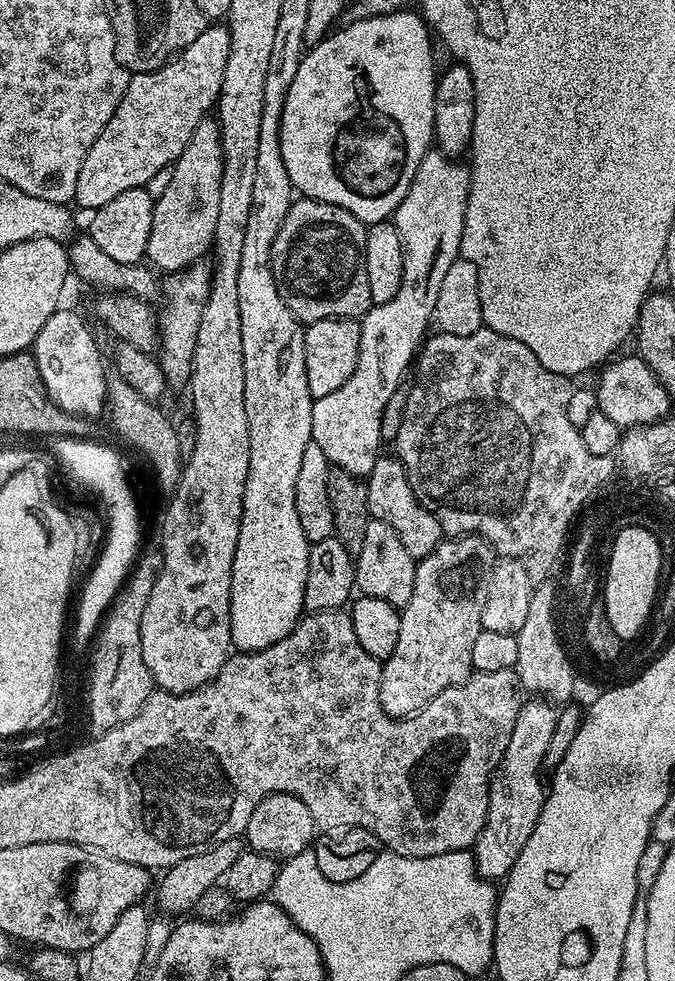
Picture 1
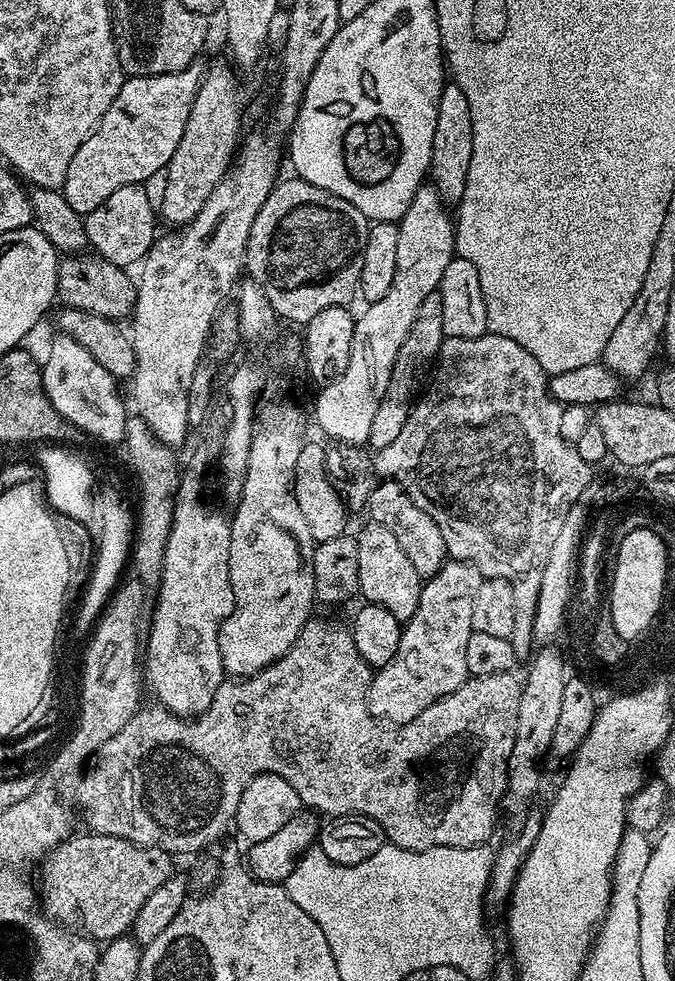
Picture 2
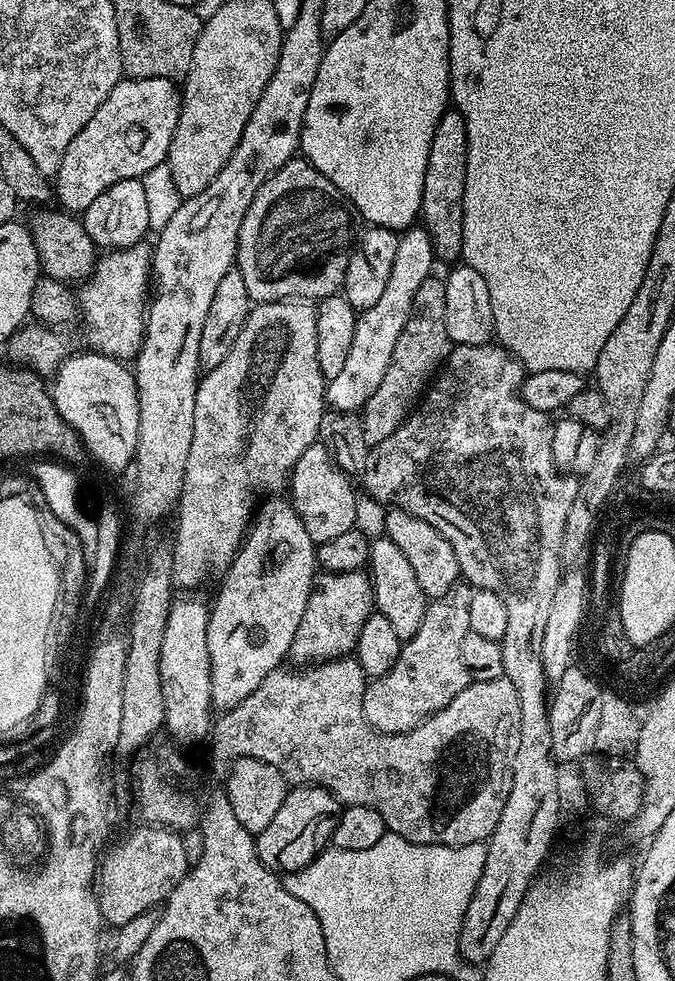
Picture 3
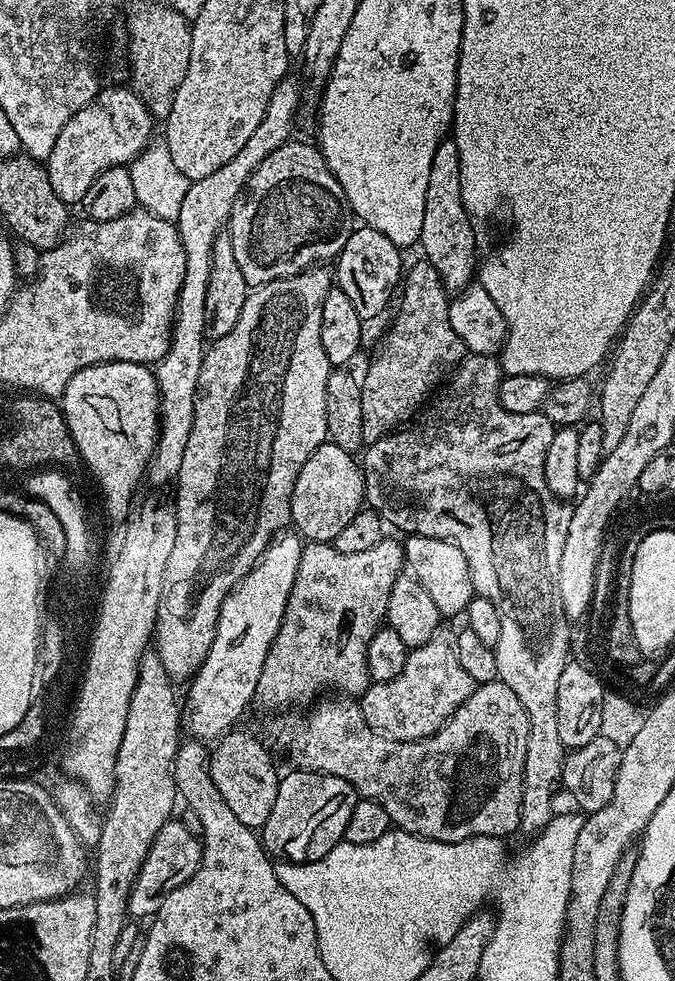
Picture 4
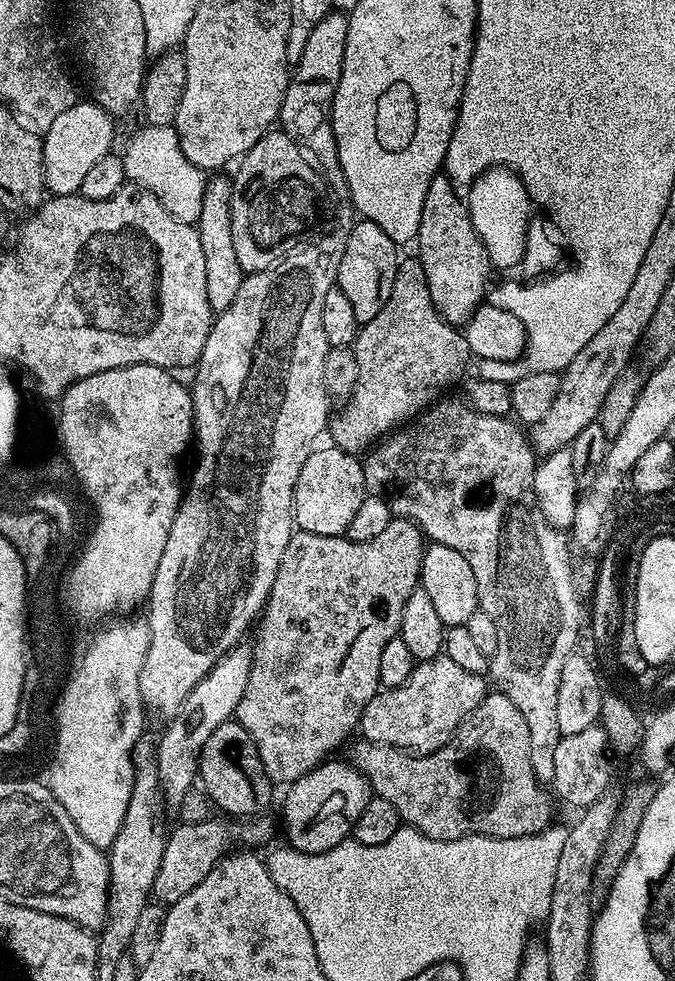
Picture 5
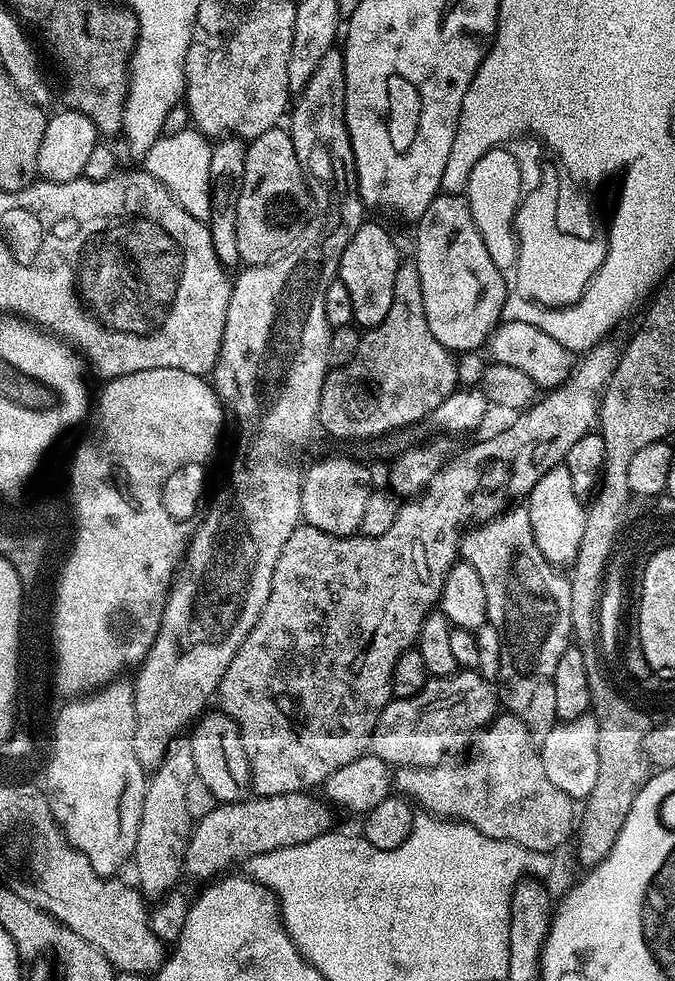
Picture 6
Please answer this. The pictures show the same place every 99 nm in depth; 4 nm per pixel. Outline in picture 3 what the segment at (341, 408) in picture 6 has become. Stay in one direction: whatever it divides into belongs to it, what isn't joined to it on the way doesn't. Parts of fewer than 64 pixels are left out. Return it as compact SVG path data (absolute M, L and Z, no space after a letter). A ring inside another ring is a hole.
M434 274L428 276L420 287L418 311L413 310L406 326L402 326L402 334L398 334L398 343L394 346L394 354L390 354L390 366L386 366L386 374L382 374L378 390L374 390L374 394L370 394L370 398L364 403L360 421L368 445L382 442L382 438L390 438L390 434L400 428L417 407L439 368L448 359L454 345L446 329L445 304L444 280Z

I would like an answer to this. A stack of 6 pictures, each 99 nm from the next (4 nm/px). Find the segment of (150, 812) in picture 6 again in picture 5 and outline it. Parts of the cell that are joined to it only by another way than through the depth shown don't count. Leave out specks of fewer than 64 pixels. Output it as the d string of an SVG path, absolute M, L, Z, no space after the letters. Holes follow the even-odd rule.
M241 642L230 649L215 666L190 690L186 702L167 721L164 733L160 736L160 744L155 745L156 765L160 775L160 791L163 803L176 810L183 801L186 792L191 790L198 780L200 751L206 746L206 738L222 726L222 722L233 719L238 702L242 702L242 694L246 694L246 682L250 678L252 665L252 649Z

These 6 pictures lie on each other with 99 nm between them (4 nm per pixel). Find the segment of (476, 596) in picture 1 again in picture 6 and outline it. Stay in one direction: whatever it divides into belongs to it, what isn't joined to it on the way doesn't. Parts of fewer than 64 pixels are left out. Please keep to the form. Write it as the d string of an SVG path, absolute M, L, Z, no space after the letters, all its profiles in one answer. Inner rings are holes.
M457 670L450 676L433 676L418 694L388 701L372 730L370 752L390 766L434 768L463 753L472 737L490 723L497 712L497 693L479 671Z

